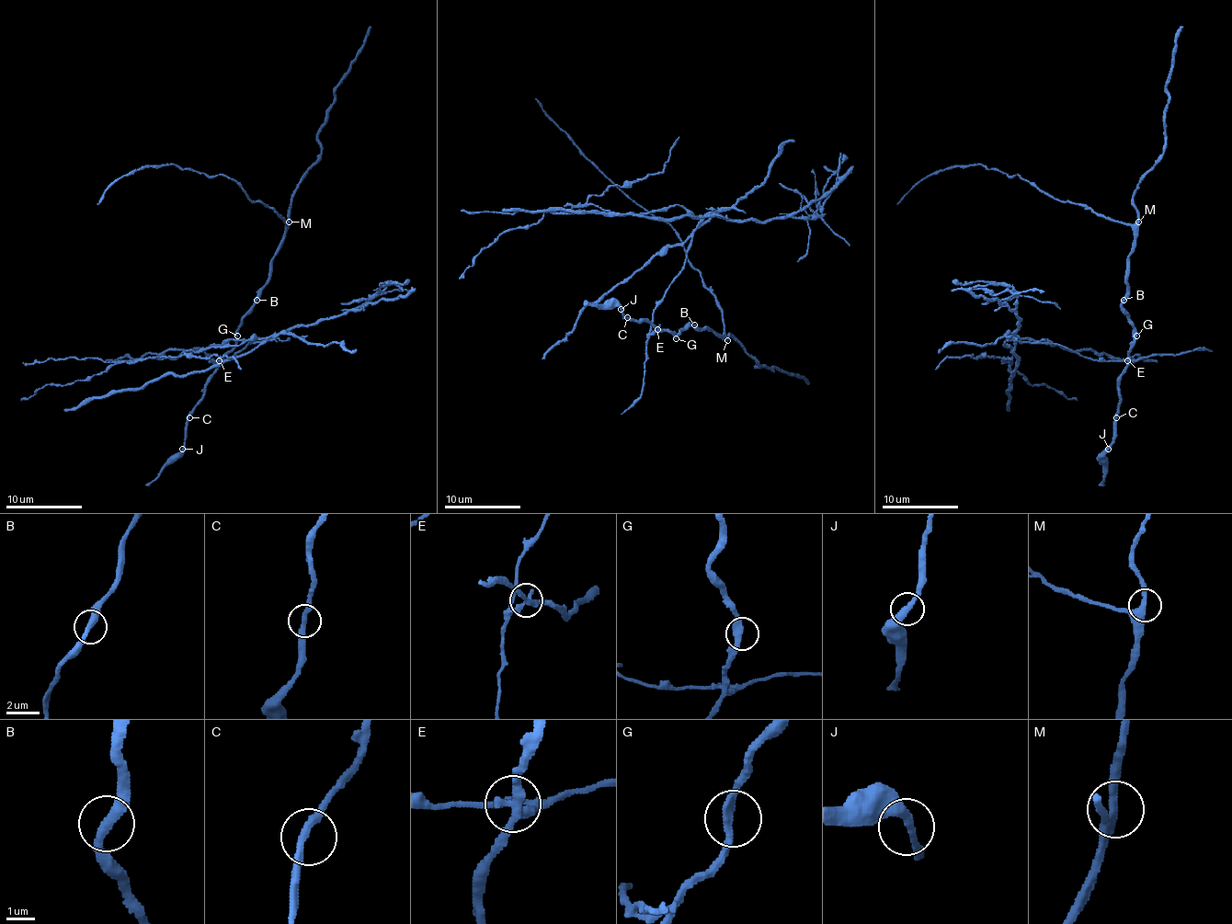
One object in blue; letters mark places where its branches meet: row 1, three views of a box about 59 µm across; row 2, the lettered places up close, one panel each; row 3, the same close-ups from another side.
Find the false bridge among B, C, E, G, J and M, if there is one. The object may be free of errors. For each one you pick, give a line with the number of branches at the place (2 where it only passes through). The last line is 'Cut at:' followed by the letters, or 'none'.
E: branches 3
Cut at: E

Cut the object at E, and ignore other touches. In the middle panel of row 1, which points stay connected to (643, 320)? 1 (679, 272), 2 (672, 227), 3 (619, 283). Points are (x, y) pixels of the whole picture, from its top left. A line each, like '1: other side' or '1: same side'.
1: other side
2: same side
3: other side

